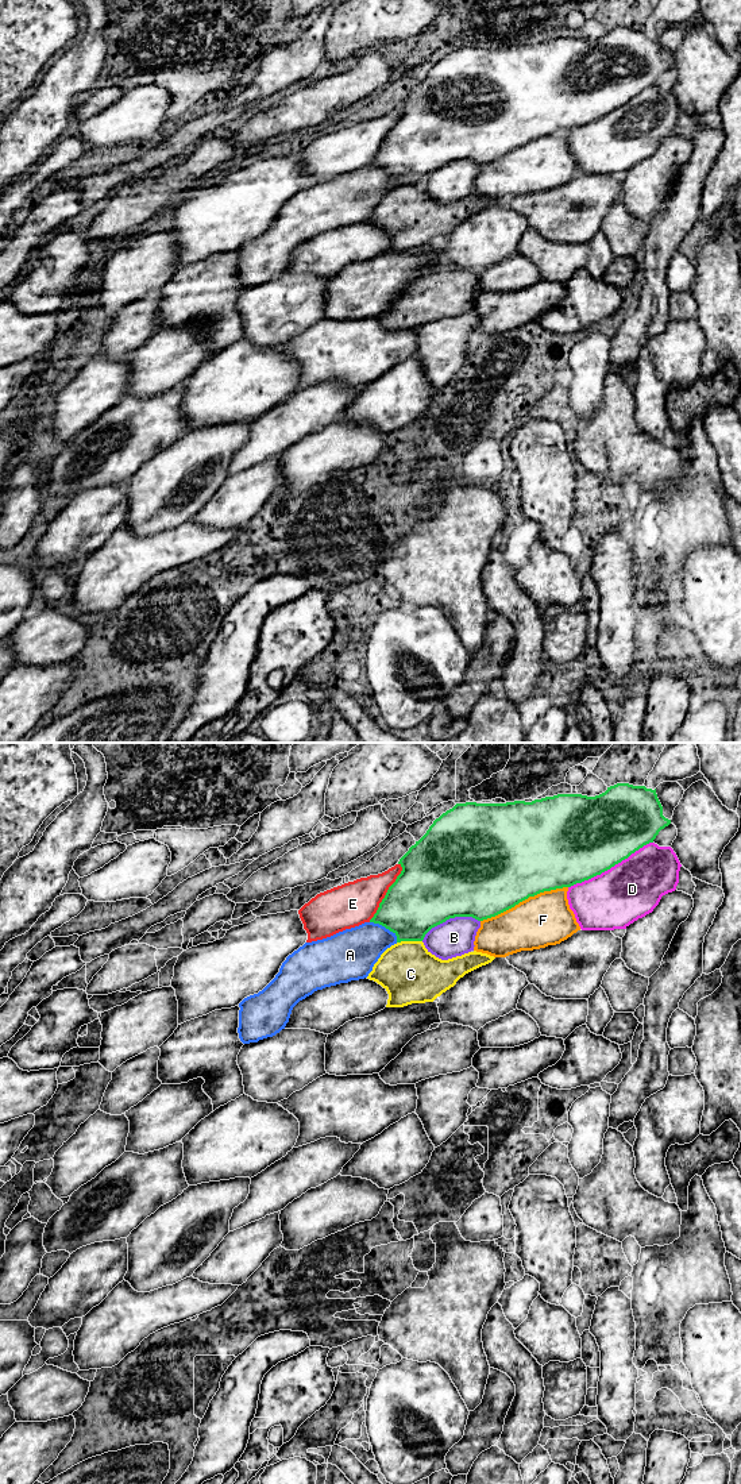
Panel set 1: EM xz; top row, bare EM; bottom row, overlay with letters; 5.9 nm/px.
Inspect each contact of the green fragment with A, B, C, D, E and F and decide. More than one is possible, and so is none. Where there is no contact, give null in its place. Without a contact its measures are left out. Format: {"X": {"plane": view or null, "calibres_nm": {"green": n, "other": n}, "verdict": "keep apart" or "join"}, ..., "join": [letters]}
{"A": {"plane": "xz", "calibres_nm": {"green": 360, "other": 280}, "verdict": "keep apart"}, "B": {"plane": "xz", "calibres_nm": {"green": 500, "other": 220}, "verdict": "keep apart"}, "C": {"plane": "xz", "calibres_nm": {"green": 360, "other": 340}, "verdict": "keep apart"}, "D": {"plane": "xz", "calibres_nm": {"green": 480, "other": 360}, "verdict": "keep apart"}, "E": {"plane": "xz", "calibres_nm": {"green": 400, "other": 260}, "verdict": "keep apart"}, "F": {"plane": "xz", "calibres_nm": {"green": 500, "other": 300}, "verdict": "keep apart"}, "join": []}

